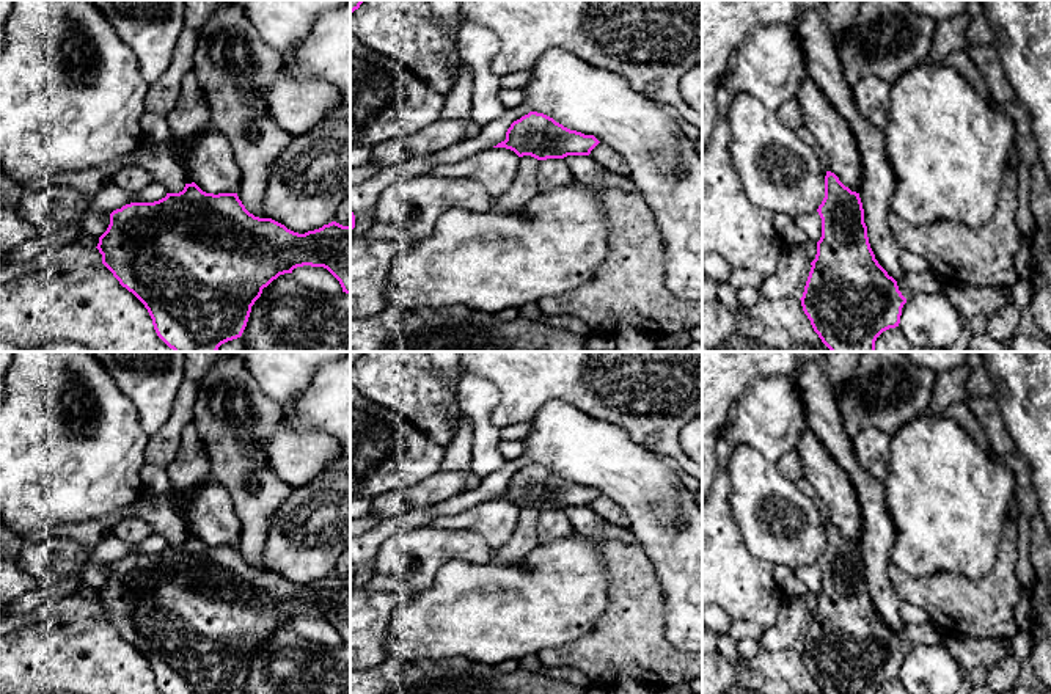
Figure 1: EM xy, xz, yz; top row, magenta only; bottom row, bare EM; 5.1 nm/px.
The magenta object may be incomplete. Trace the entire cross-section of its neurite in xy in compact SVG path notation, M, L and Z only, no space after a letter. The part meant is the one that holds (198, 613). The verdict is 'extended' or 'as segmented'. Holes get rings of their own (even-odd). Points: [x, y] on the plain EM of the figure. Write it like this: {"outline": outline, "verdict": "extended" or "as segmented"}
{"outline": "M212 477L189 501L187 520L193 534L185 535L182 543L113 562L110 576L96 598L102 615L145 656L163 694L228 694L240 689L262 641L297 619L324 619L339 633L342 644L350 645L350 576L331 573L298 586L272 570L250 565L237 548L242 523L231 496Z", "verdict": "extended"}

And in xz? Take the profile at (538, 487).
{"outline": "M529 463L514 473L506 484L506 491L493 499L506 499L518 509L531 507L537 512L562 510L575 535L584 539L636 543L630 528L619 528L589 507L599 495L594 487L570 482L544 465Z", "verdict": "extended"}

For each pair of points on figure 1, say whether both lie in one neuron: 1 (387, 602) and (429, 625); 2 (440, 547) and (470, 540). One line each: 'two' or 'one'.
1: two
2: one

